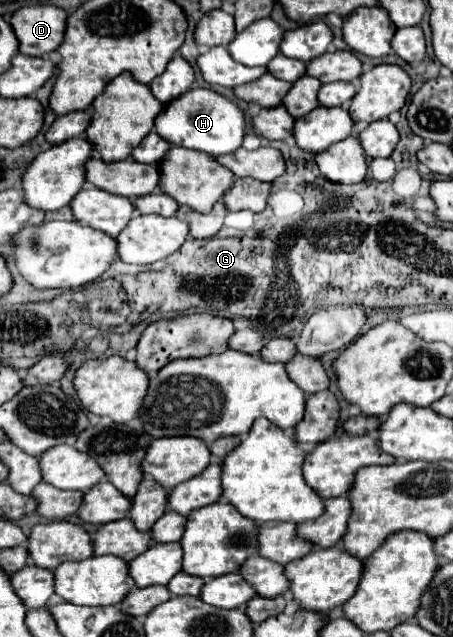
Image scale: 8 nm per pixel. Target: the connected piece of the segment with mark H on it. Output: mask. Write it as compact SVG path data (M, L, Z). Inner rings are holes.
M194 88L182 94L180 98L172 100L164 106L164 110L156 116L154 122L156 134L162 136L172 146L184 146L188 150L206 152L210 156L222 156L230 154L236 148L240 148L244 138L244 112L224 96L216 94L210 88Z

